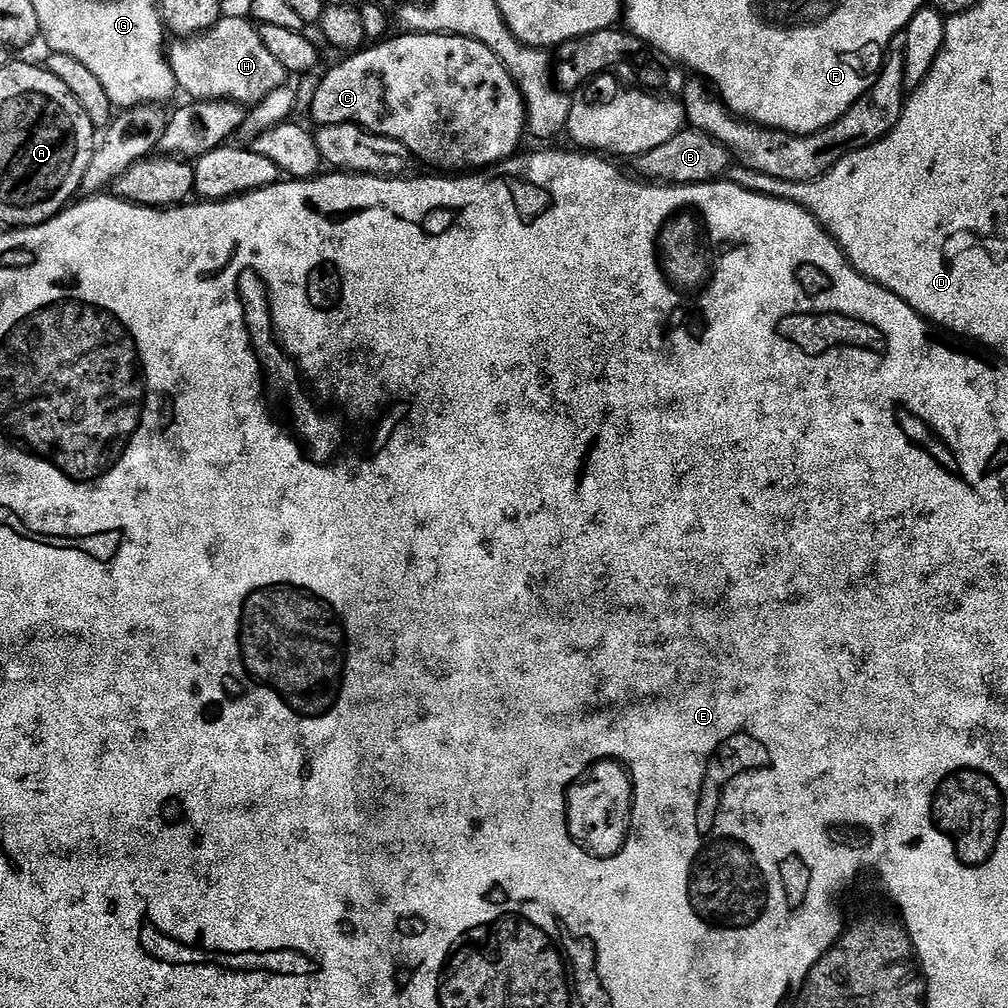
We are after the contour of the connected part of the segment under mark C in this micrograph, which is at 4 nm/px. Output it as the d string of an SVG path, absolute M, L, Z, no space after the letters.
M442 32L402 35L393 35L345 55L341 64L325 71L314 97L311 123L320 128L357 124L368 132L394 138L402 142L417 161L425 160L432 167L429 169L444 174L487 170L517 155L521 151L520 139L526 136L528 112L524 109L520 88L502 58L472 36L450 36Z

